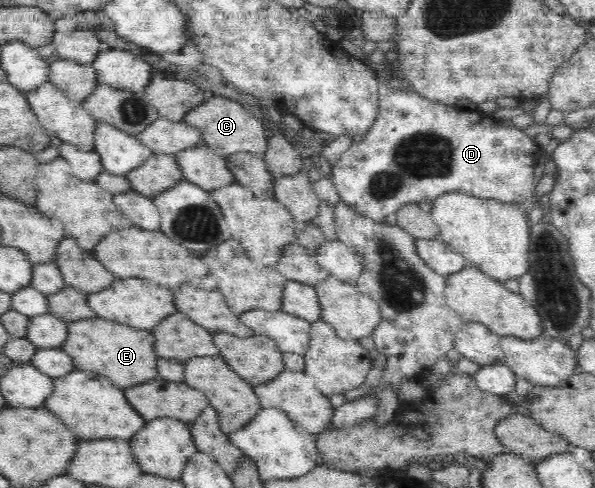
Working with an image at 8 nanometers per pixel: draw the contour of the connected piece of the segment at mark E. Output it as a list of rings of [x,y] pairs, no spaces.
[[[82,319],[82,321],[68,325],[68,339],[63,341],[61,348],[72,357],[76,369],[84,369],[84,371],[92,369],[108,377],[116,387],[126,389],[126,387],[132,387],[132,385],[138,385],[156,377],[156,355],[152,351],[152,345],[154,345],[154,337],[148,331],[124,327],[120,323],[106,321],[106,319]]]

